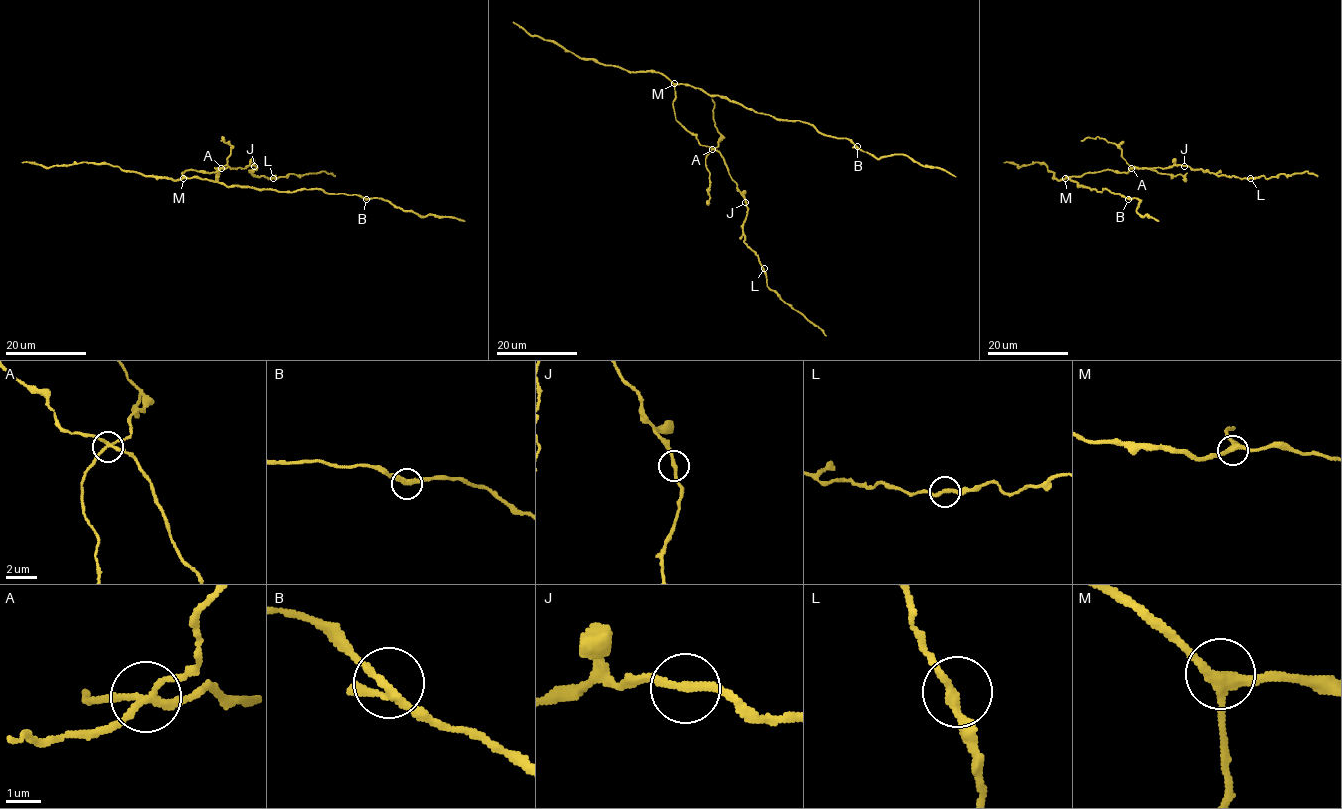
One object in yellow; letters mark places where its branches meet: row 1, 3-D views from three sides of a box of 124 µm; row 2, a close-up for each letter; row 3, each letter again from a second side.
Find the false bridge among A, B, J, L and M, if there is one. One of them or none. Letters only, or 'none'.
A

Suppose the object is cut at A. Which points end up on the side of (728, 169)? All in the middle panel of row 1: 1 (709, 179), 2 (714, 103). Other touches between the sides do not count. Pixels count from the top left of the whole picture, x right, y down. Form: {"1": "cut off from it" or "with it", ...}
{"1": "cut off from it", "2": "cut off from it"}

